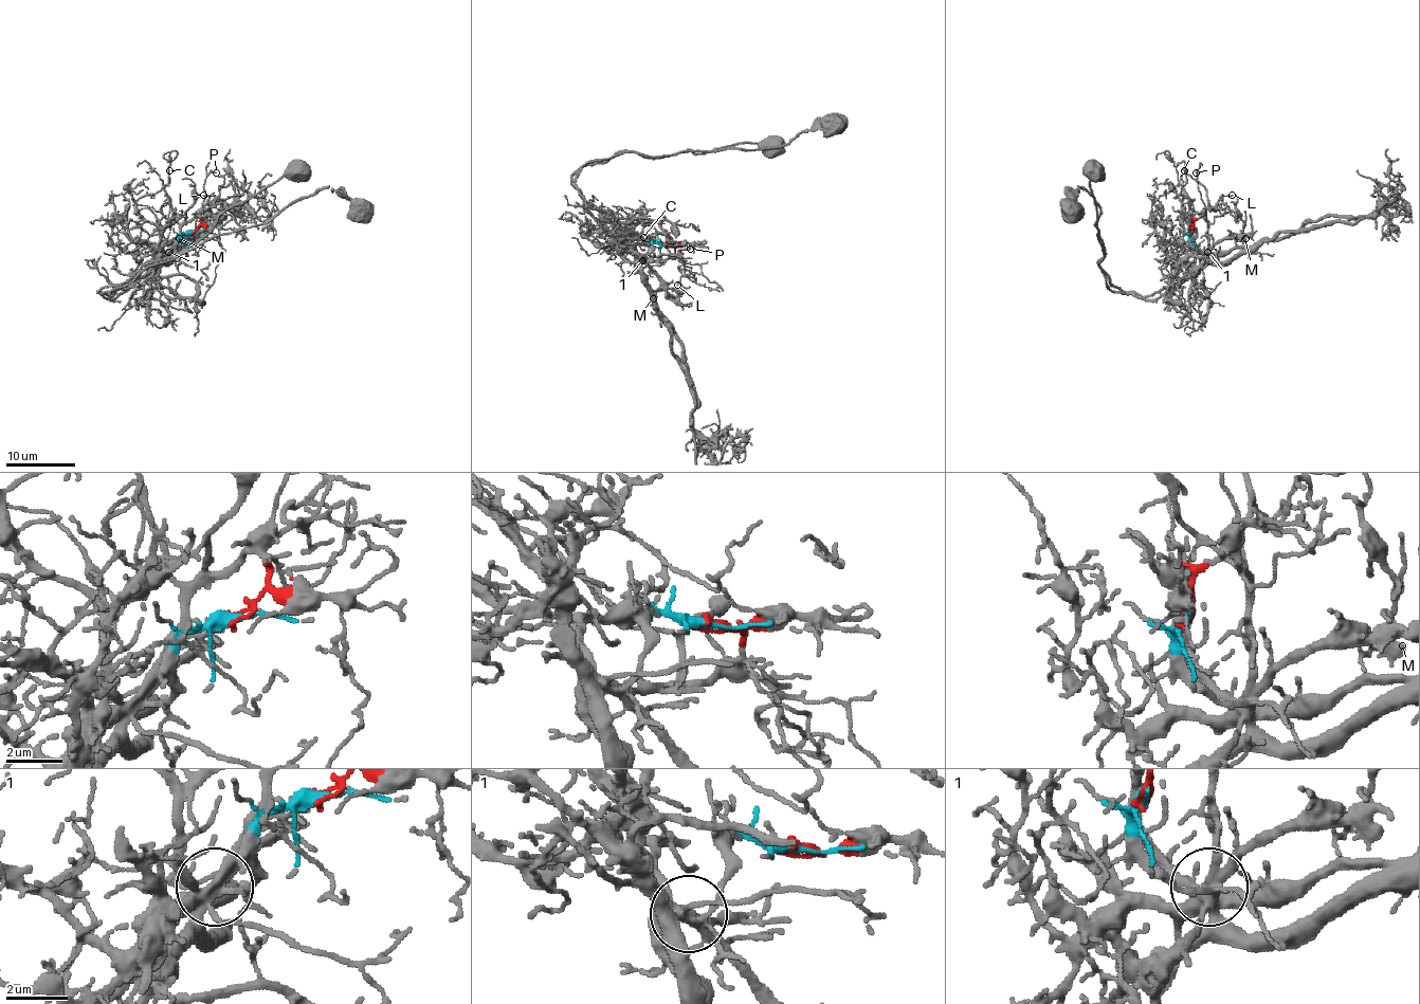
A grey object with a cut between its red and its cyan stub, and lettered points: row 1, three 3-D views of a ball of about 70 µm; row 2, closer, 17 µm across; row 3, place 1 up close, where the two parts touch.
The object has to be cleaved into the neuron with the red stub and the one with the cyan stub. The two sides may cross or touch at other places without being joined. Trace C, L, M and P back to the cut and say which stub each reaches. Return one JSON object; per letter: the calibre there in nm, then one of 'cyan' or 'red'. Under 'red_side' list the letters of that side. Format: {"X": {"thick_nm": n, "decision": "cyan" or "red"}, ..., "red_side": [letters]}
{"C": {"thick_nm": 110, "decision": "cyan"}, "L": {"thick_nm": 120, "decision": "red"}, "M": {"thick_nm": 110, "decision": "cyan"}, "P": {"thick_nm": 140, "decision": "red"}, "red_side": ["L", "P"]}

